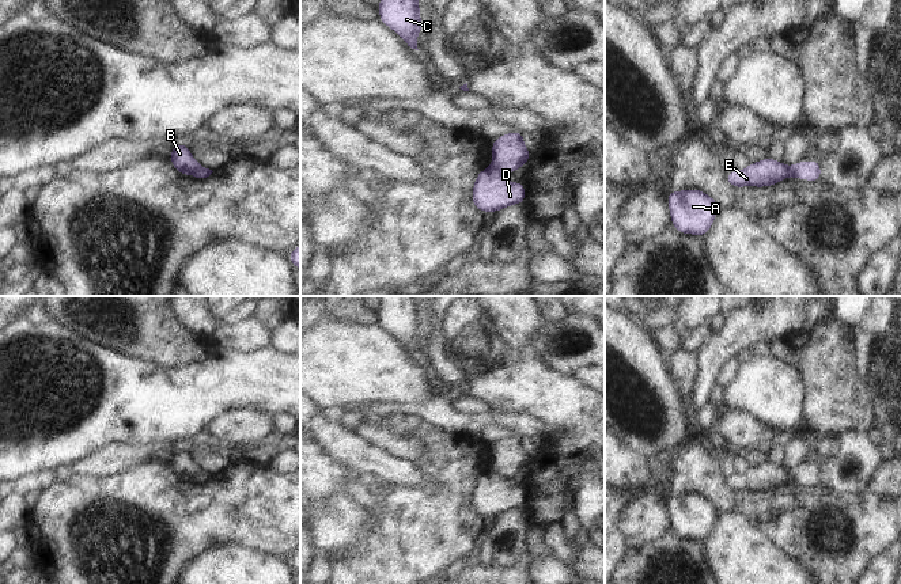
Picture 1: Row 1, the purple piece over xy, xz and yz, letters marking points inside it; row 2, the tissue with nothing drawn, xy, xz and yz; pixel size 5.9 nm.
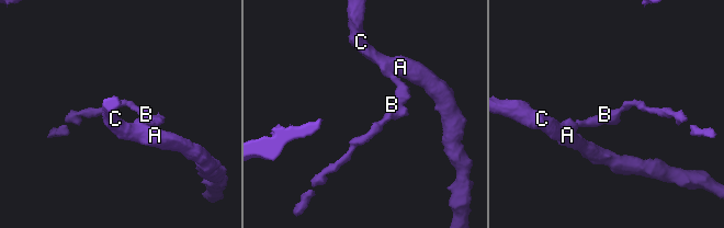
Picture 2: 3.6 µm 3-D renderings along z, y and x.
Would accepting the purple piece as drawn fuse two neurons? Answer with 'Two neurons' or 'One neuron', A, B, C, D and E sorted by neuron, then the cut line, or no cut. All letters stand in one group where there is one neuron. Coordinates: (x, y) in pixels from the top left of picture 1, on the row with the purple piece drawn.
Two neurons. Groups: A C E / B D. Split along xz (492, 165), (503, 174).

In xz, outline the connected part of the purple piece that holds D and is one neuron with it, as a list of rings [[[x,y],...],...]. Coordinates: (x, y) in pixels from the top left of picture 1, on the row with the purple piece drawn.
[[[495,166],[480,171],[476,177],[472,201],[478,211],[497,212],[526,200],[525,185],[516,181],[508,185],[504,174]]]

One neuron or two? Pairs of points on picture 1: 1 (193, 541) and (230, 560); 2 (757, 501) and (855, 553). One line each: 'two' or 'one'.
1: two
2: one

